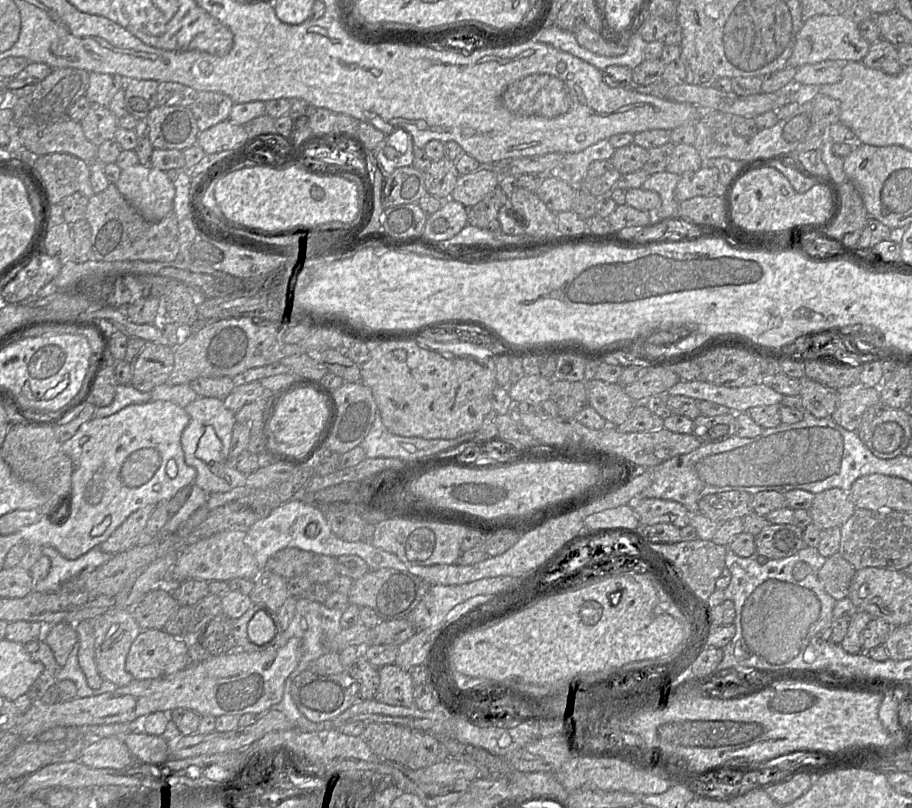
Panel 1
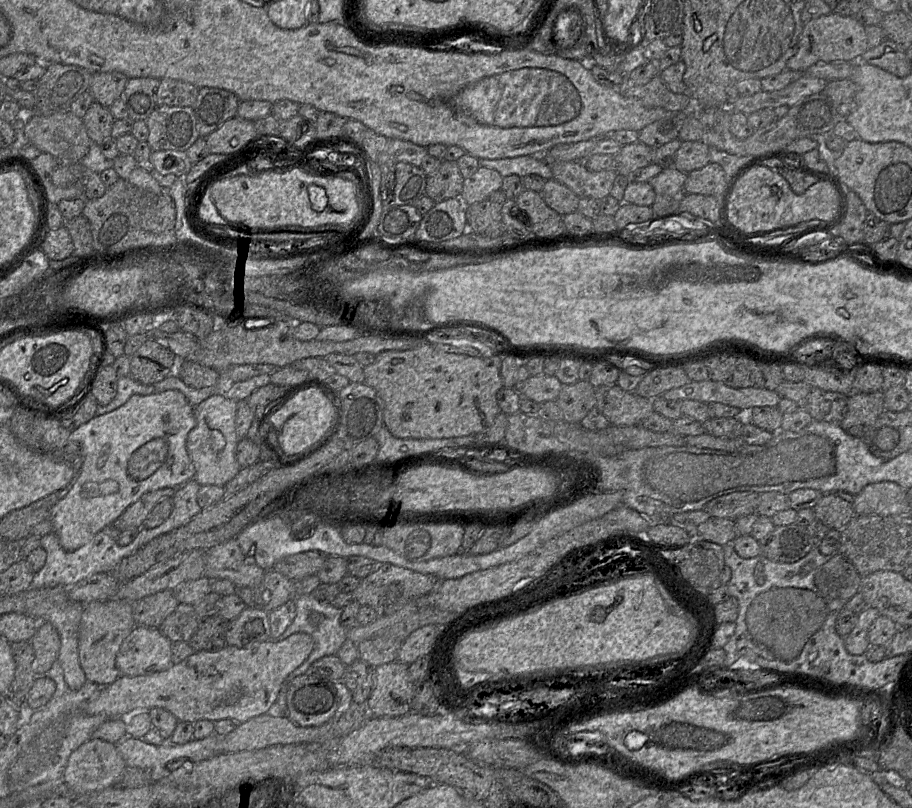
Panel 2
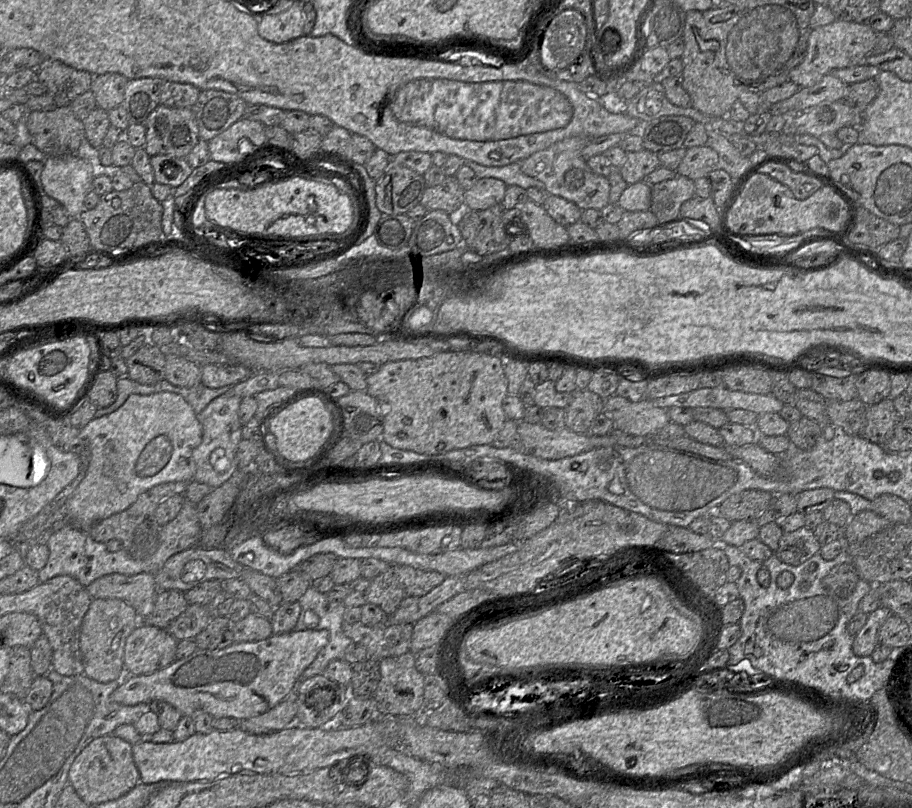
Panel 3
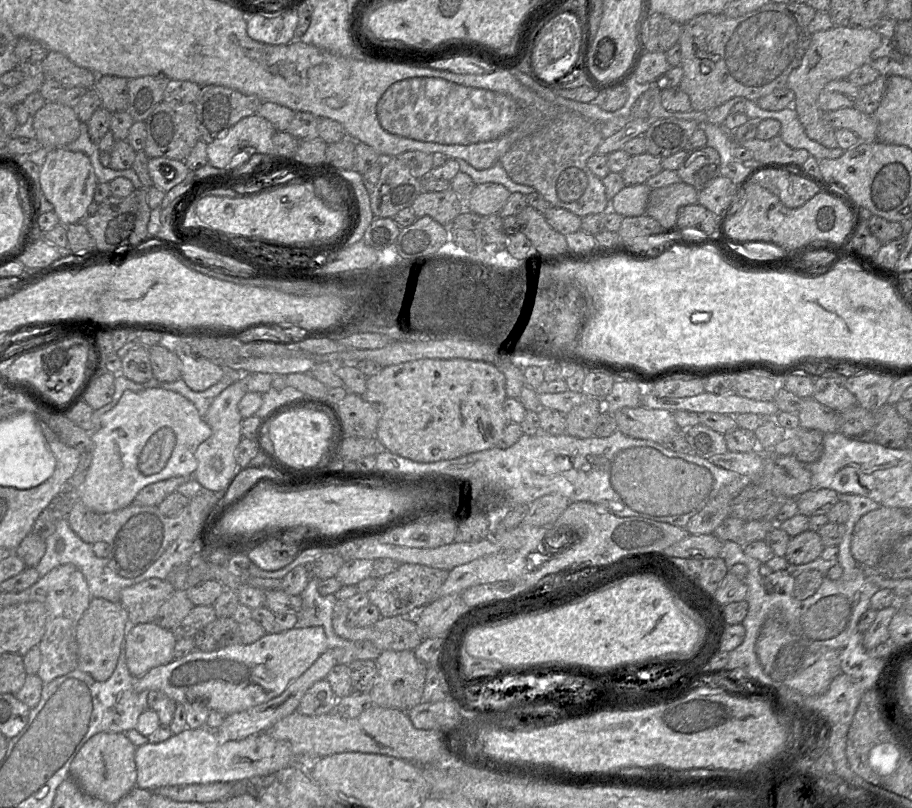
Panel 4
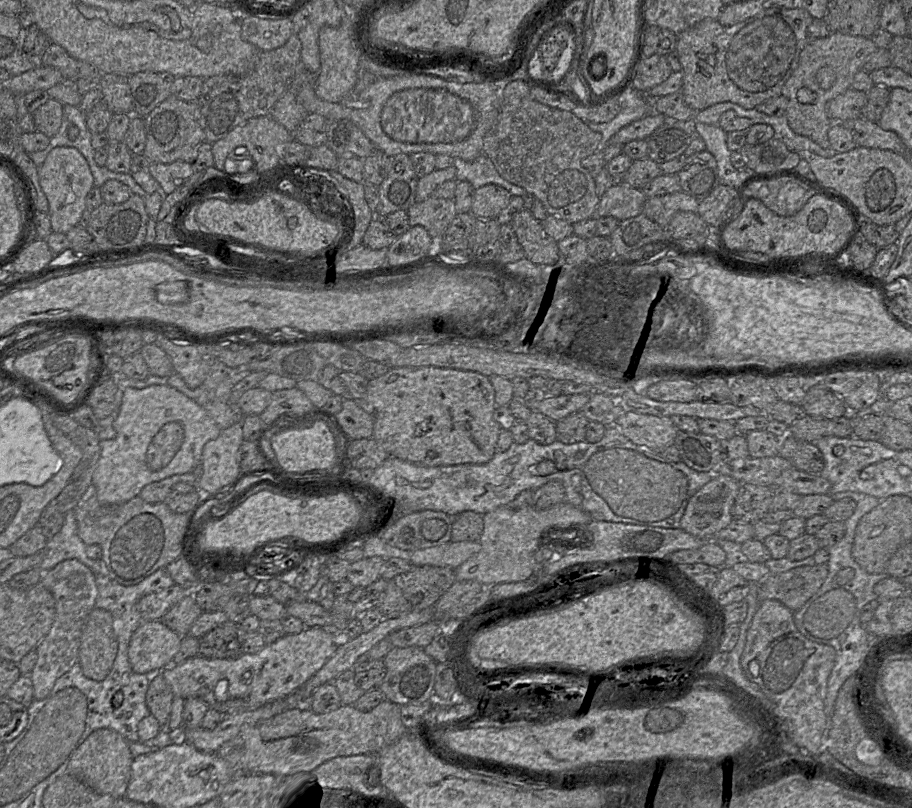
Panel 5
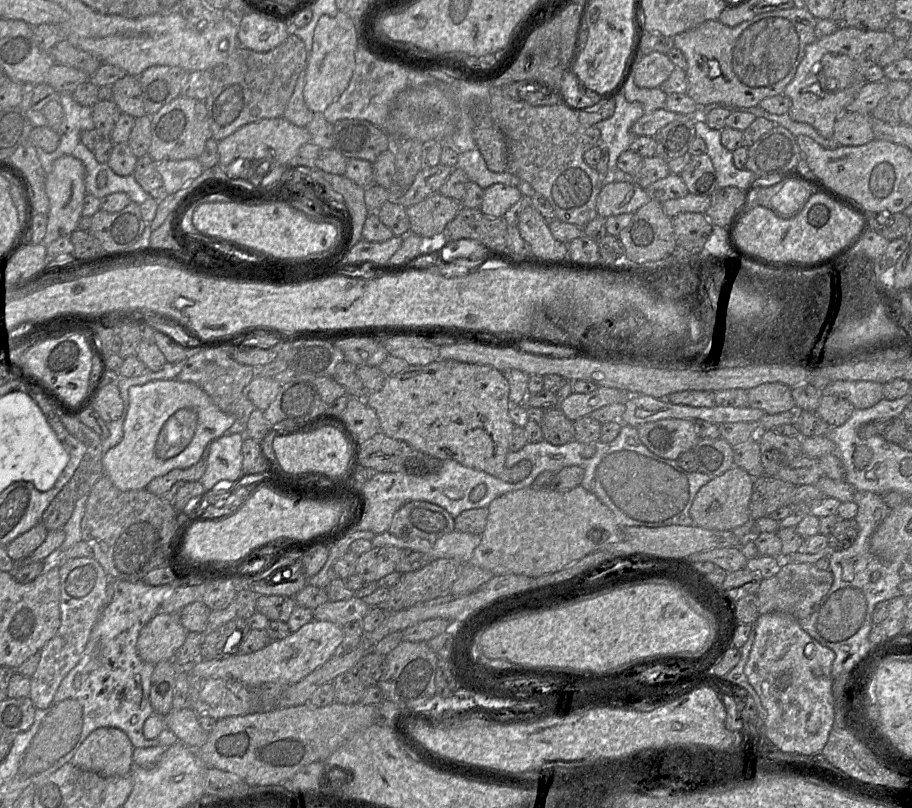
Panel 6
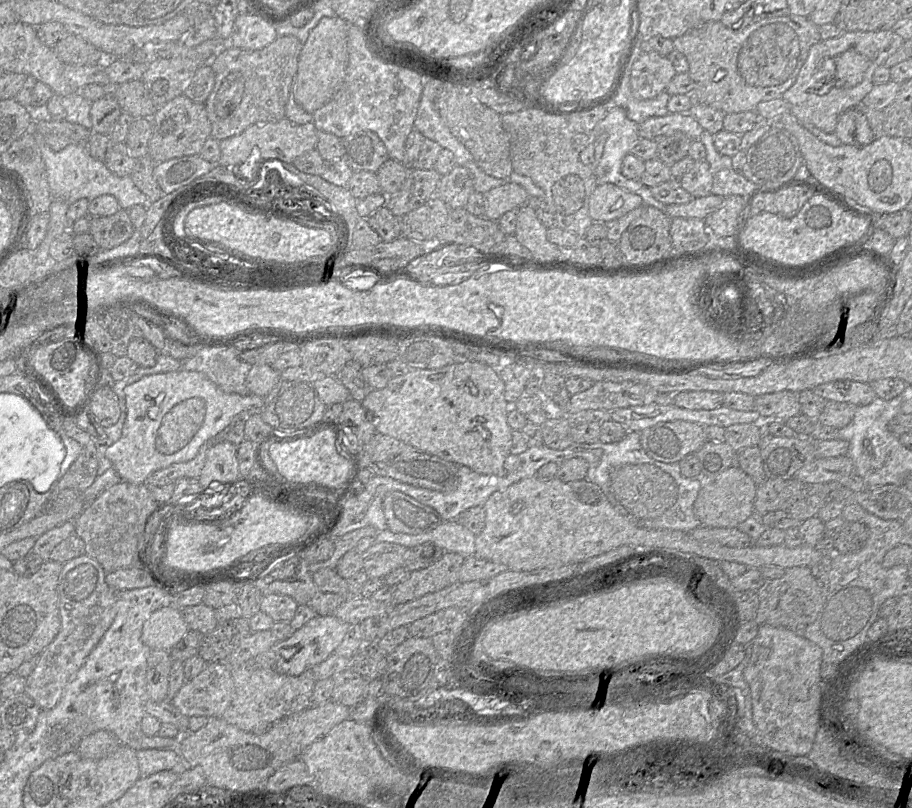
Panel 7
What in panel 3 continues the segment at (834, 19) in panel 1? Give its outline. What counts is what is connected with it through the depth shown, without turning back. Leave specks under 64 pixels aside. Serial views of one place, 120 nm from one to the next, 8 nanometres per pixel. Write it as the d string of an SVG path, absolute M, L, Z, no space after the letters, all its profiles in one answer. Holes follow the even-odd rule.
M835 20L810 30L808 47L803 61L789 73L789 80L799 88L811 87L824 76L839 69L864 64L877 42L877 33L867 23Z

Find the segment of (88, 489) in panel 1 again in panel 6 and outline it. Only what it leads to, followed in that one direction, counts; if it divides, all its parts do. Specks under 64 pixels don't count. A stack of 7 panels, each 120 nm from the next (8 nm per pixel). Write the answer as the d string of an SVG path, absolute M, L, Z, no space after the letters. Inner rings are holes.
M178 379L153 380L133 385L128 390L129 408L120 442L102 457L103 474L123 491L146 489L151 480L173 469L189 468L197 463L213 440L223 436L234 423L234 415L221 411L198 385Z

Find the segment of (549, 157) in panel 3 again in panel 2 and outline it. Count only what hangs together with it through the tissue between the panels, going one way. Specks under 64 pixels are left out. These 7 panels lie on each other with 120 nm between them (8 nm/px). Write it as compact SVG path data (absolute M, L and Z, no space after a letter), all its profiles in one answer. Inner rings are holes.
M583 161L548 163L552 178L569 188L579 198L594 198L600 200L610 195L614 180L617 176L615 169L593 172L588 170Z

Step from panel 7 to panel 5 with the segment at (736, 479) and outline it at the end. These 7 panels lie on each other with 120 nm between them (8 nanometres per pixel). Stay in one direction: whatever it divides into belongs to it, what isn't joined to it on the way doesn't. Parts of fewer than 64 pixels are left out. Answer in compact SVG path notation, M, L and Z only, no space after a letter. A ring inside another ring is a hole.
M718 474L715 475L714 478L712 478L709 482L704 484L688 501L688 504L686 506L686 509L684 511L684 514L680 520L680 527L686 530L687 532L699 537L699 538L713 538L716 540L716 533L719 532L723 527L726 525L729 525L729 523L733 520L732 516L732 507L734 505L734 501L736 499L738 490L740 488L740 484L745 484L745 483L740 483L738 480L734 479L733 477L723 475L723 474Z

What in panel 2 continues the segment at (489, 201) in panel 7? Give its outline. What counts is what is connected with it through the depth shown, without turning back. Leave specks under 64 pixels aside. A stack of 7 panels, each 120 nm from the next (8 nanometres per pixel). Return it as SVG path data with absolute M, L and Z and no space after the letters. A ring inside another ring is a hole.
M479 167L471 177L464 179L460 199L464 205L481 202L500 190L502 183L503 177L497 171Z

